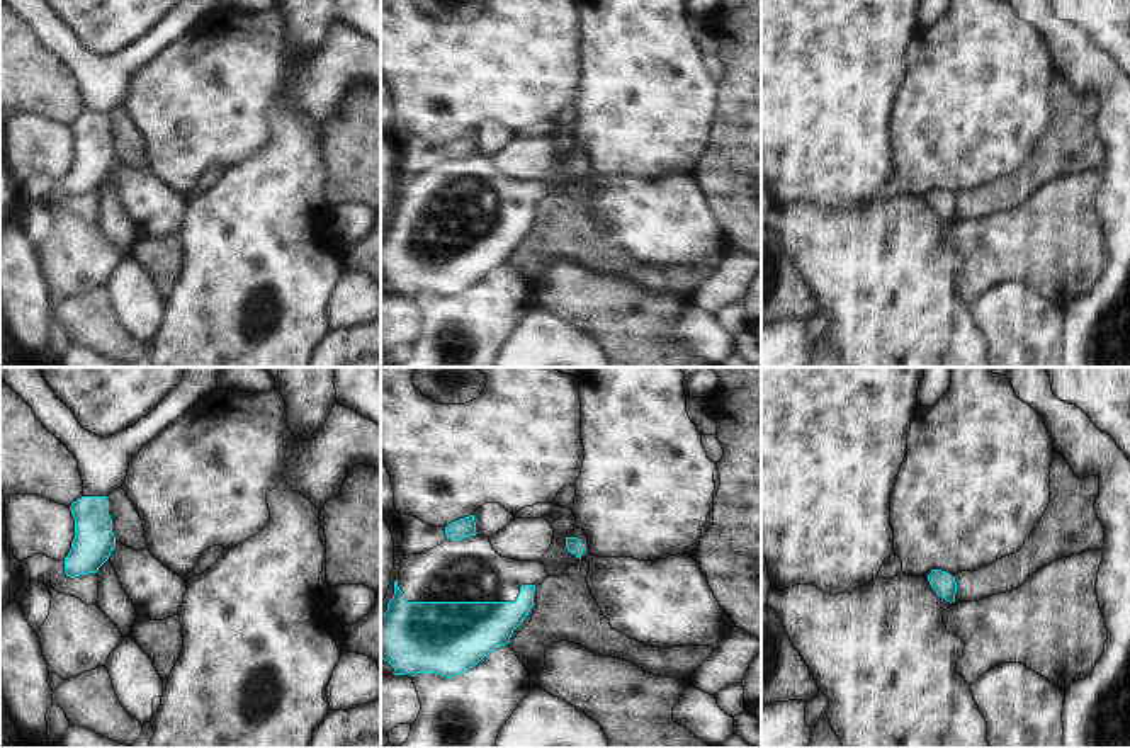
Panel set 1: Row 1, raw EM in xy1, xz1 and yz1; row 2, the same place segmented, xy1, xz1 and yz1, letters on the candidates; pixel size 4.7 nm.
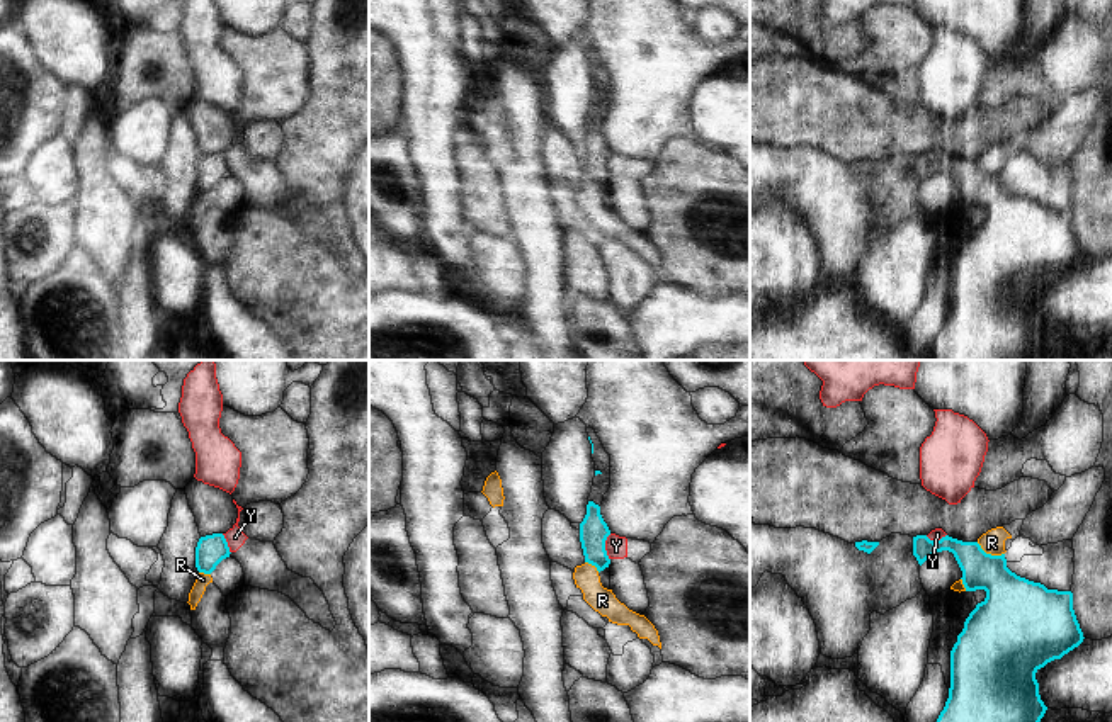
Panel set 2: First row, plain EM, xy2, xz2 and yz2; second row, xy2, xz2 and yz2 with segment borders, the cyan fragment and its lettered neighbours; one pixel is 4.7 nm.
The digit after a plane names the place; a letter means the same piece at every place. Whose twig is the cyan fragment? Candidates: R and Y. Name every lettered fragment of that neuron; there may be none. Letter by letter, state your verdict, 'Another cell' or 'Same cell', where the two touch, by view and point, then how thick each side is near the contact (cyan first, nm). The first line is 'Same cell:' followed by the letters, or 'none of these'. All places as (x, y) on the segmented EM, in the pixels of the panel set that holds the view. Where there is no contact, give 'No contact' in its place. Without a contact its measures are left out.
Same cell: none of these
R: Another cell. Touches cyan at yz2 (990, 554). Thickness 260 nm (cyan) against 110 nm
Y: Another cell. Touches cyan at xz2 (604, 547). Thickness 140 nm (cyan) against 100 nm

